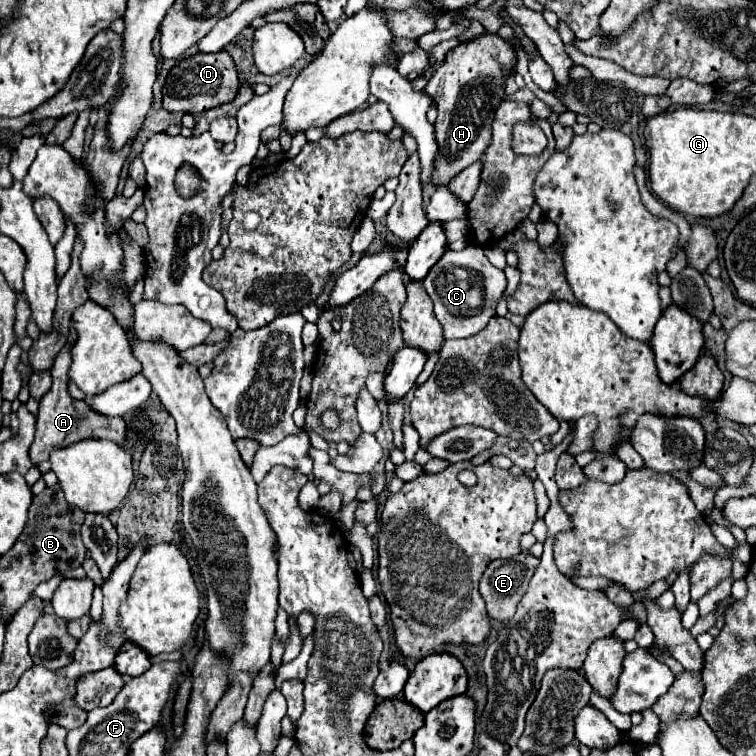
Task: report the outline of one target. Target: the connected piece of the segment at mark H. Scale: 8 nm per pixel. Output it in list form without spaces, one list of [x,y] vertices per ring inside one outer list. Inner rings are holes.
[[[481,34],[479,38],[465,42],[457,48],[453,48],[447,56],[445,62],[439,66],[439,70],[431,76],[429,84],[425,86],[425,92],[433,98],[437,104],[437,120],[433,124],[435,128],[435,138],[439,144],[439,158],[435,158],[435,186],[447,186],[453,176],[457,176],[461,170],[471,166],[473,162],[481,160],[483,150],[491,142],[491,122],[493,122],[493,112],[497,110],[501,102],[501,94],[505,88],[505,80],[509,74],[515,74],[515,50],[511,44],[501,40],[497,34]]]

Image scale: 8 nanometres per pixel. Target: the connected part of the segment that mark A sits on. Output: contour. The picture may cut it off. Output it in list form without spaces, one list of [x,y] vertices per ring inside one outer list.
[[[71,330],[69,344],[57,354],[57,358],[53,362],[53,368],[51,368],[51,378],[53,378],[51,390],[39,402],[35,440],[33,440],[31,448],[29,448],[29,458],[31,458],[33,464],[41,464],[41,462],[49,460],[51,450],[65,448],[65,446],[75,444],[75,442],[85,440],[85,438],[107,438],[107,440],[117,442],[117,444],[123,444],[123,440],[125,440],[125,422],[123,422],[123,418],[119,418],[119,416],[115,416],[115,418],[101,416],[101,414],[89,410],[89,406],[83,400],[73,400],[69,396],[69,392],[67,392],[67,384],[69,384],[67,370],[69,370],[69,364],[71,364],[69,350],[71,350],[73,338],[75,338],[75,334]]]

